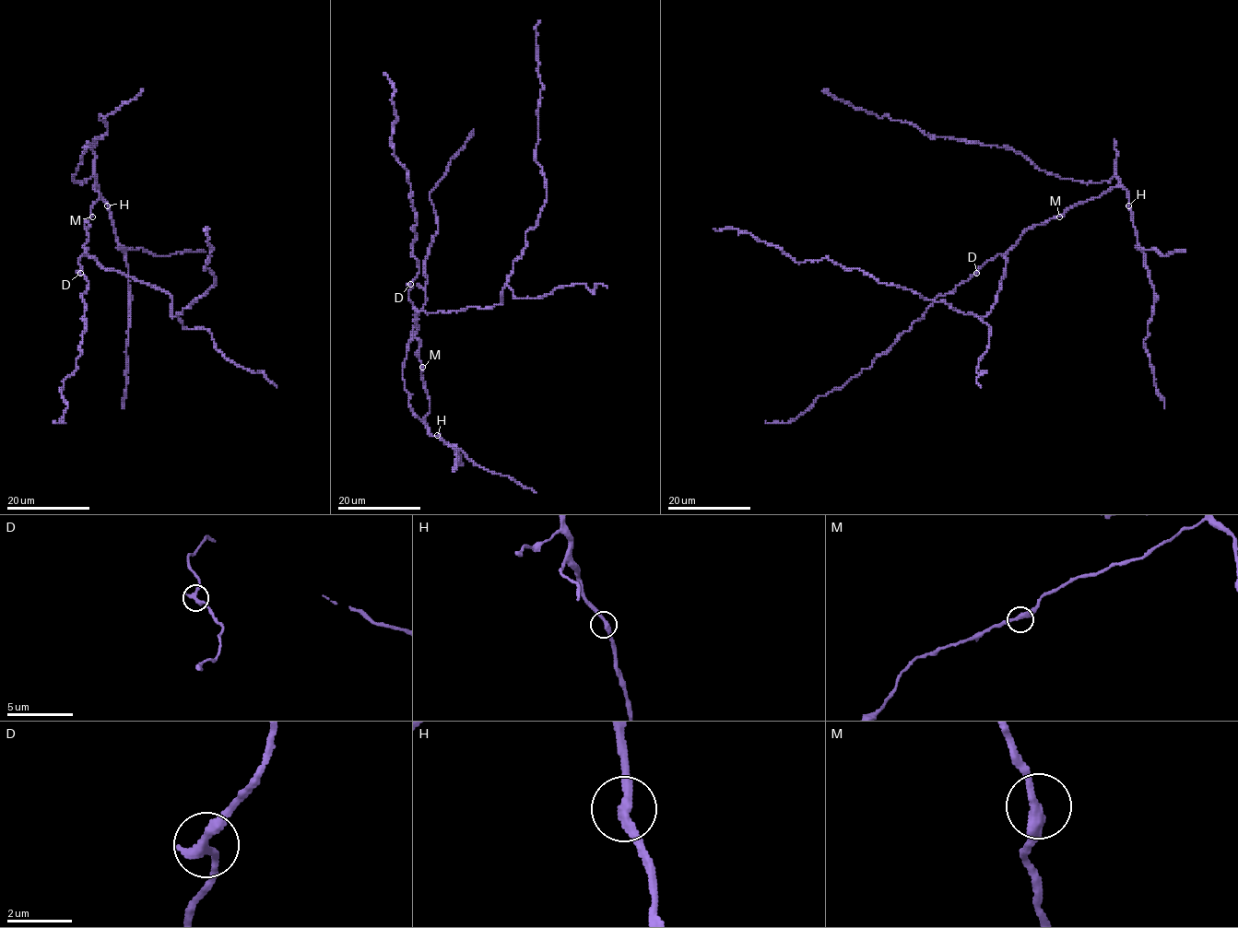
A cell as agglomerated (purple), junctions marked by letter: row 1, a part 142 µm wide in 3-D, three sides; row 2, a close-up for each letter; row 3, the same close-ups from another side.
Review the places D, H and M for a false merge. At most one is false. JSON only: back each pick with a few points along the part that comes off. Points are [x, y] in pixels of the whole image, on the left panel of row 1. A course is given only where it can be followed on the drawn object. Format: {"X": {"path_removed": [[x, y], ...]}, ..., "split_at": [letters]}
{"split_at": []}

